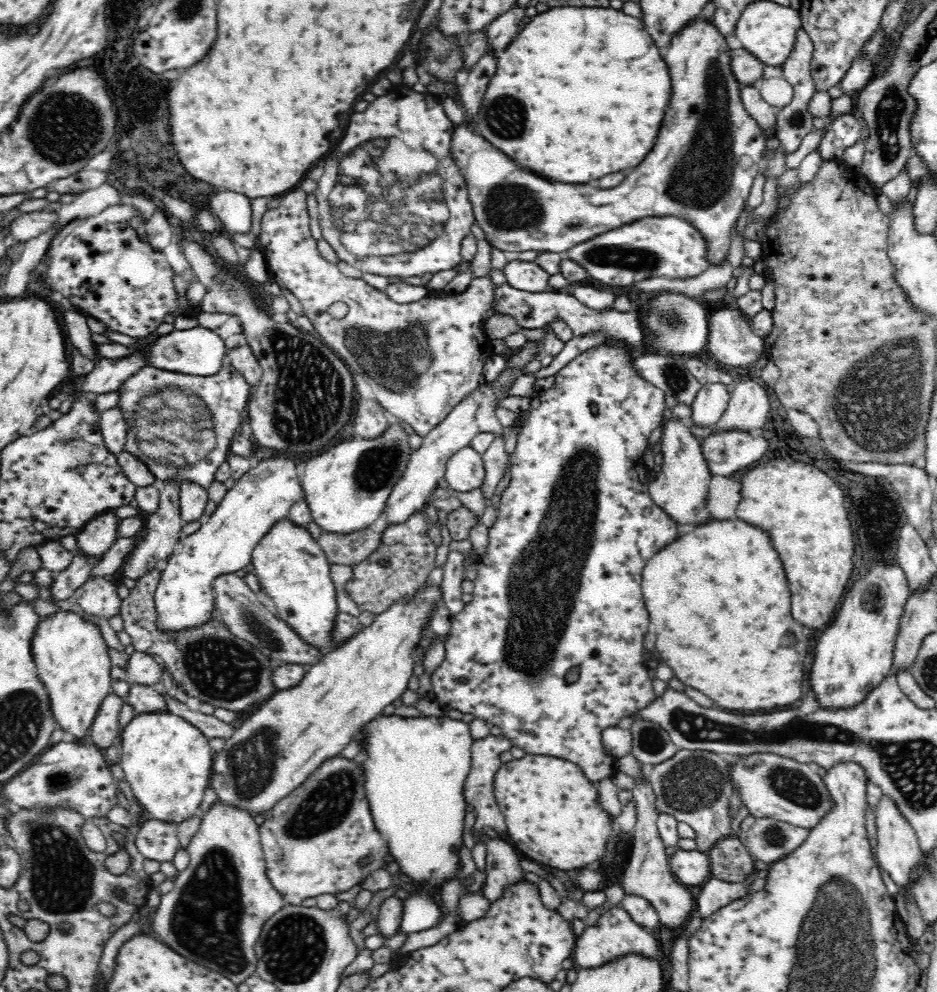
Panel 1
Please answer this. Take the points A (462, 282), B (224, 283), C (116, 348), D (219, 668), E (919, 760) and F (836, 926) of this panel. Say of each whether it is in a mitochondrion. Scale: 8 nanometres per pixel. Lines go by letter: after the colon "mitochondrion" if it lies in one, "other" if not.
A: other
B: mitochondrion
C: other
D: mitochondrion
E: mitochondrion
F: mitochondrion

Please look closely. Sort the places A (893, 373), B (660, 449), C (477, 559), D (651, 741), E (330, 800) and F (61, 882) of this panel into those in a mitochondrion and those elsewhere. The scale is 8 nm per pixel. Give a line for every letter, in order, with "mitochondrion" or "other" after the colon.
A: mitochondrion
B: other
C: other
D: mitochondrion
E: mitochondrion
F: mitochondrion

